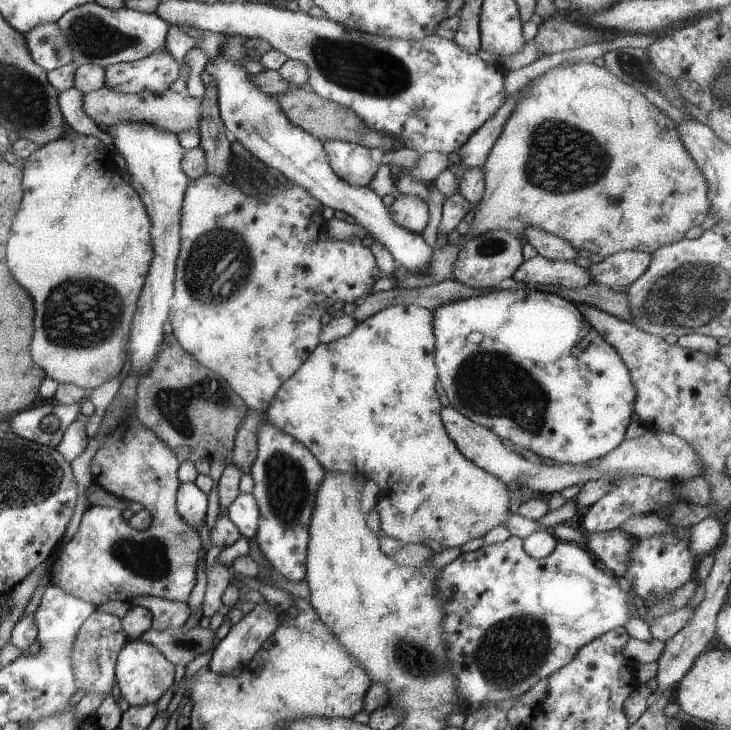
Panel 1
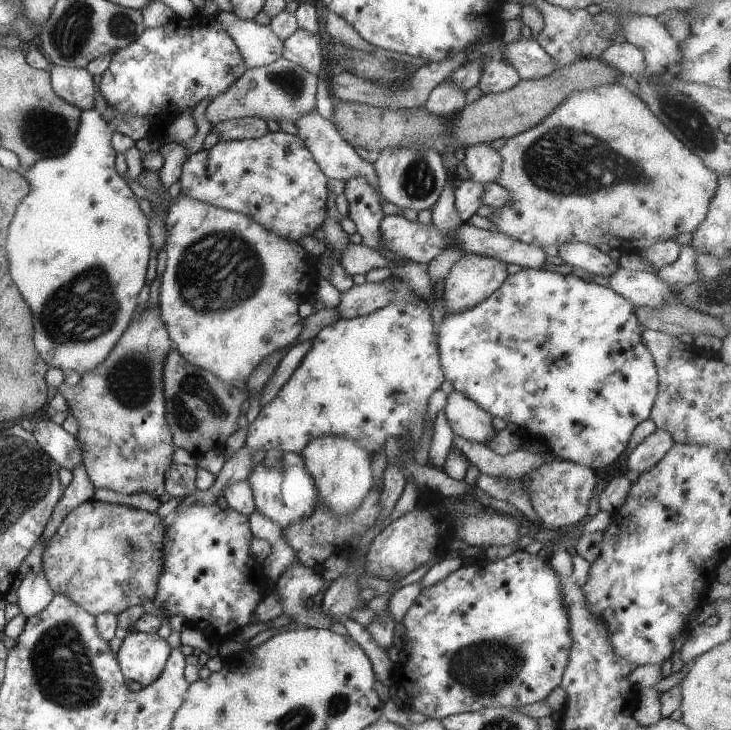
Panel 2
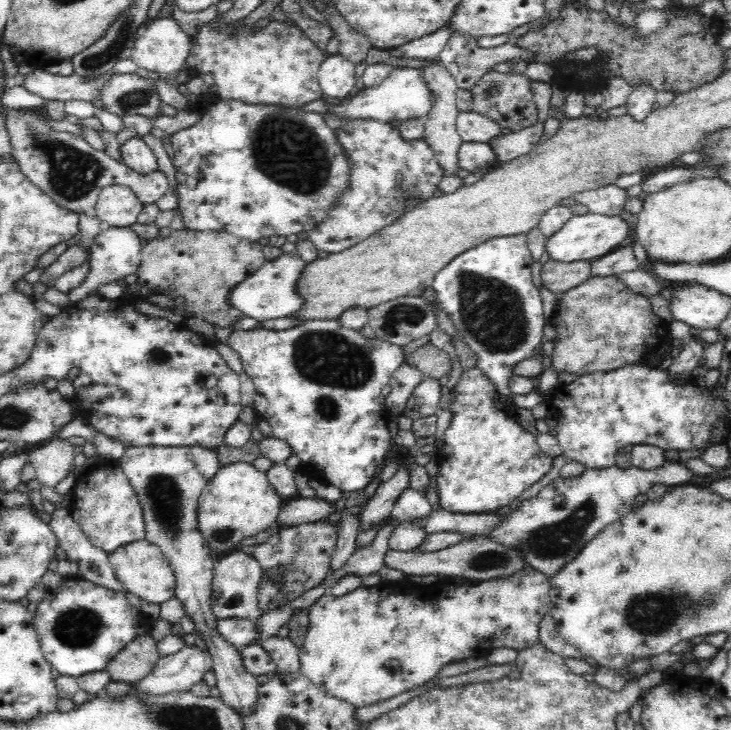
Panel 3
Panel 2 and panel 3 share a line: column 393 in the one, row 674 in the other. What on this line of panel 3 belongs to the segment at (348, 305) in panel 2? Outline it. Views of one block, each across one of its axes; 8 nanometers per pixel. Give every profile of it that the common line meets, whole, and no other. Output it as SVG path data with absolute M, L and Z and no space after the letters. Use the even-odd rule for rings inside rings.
M273 635L258 644L278 666L278 672L291 676L300 674L300 650L287 637Z

